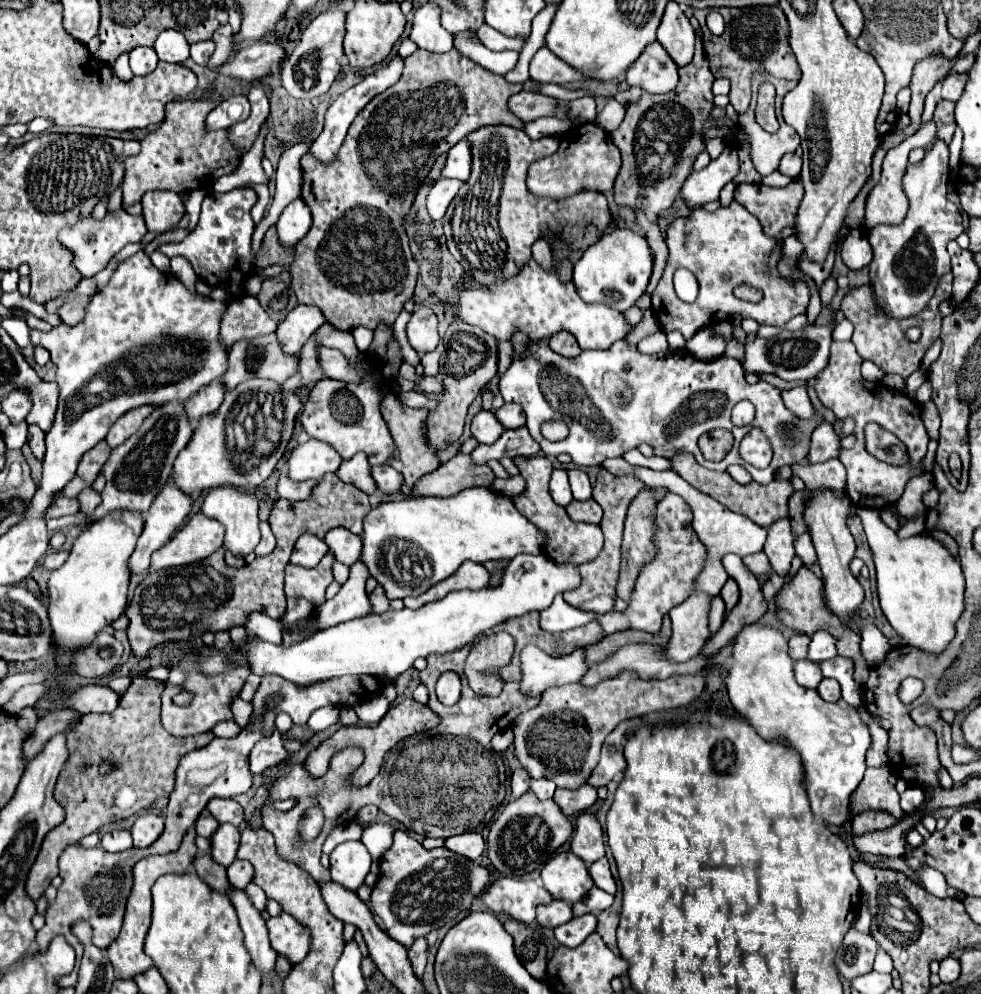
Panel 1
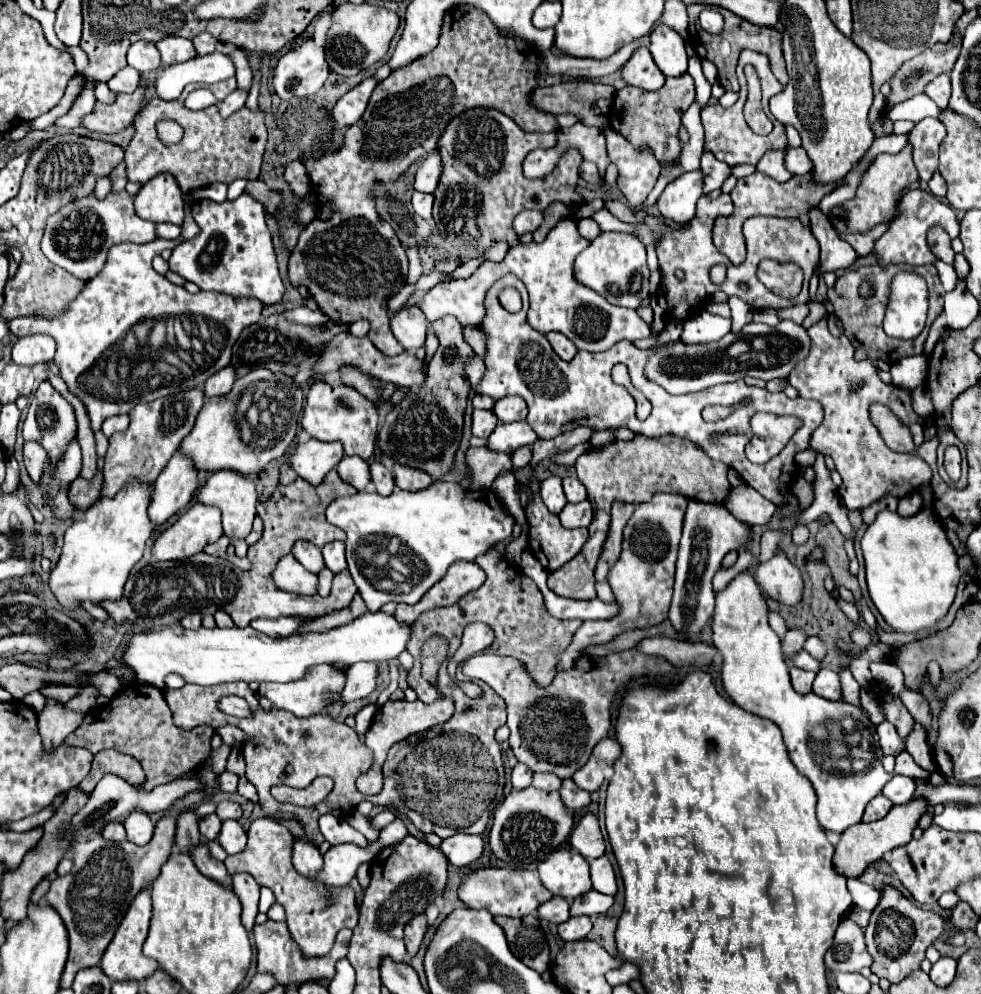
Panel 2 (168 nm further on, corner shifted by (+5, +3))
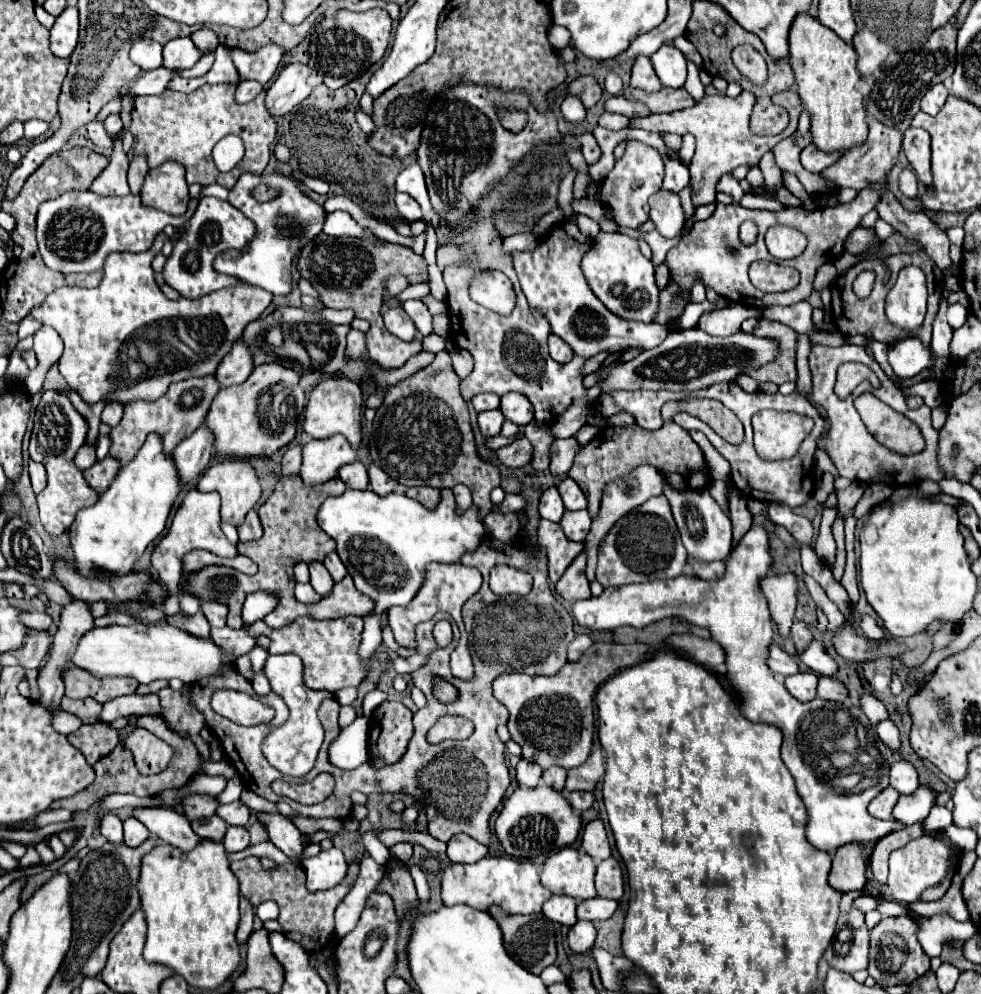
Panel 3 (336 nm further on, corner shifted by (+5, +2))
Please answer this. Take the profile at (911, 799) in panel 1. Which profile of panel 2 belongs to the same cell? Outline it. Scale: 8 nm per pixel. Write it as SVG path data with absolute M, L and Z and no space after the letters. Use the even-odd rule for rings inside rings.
M894 775L882 789L882 795L888 797L894 805L900 805L900 803L908 803L914 795L914 781L910 777L904 777L904 775Z

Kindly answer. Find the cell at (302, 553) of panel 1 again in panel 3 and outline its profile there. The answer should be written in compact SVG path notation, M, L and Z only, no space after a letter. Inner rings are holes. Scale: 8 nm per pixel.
M310 562L310 584L316 590L316 594L320 594L322 598L326 598L332 592L334 580L330 578L322 562Z

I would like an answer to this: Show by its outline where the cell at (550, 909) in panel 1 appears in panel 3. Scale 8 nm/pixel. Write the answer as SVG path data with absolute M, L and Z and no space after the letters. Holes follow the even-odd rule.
M552 896L550 900L544 902L542 912L552 922L558 922L558 924L564 924L564 926L574 926L578 922L576 900L570 898L570 896Z

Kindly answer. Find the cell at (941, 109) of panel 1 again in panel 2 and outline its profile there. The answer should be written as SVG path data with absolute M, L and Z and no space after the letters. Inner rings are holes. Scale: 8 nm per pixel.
M926 117L914 125L908 141L914 147L914 165L920 173L920 181L928 183L938 165L938 149L946 137L944 123L934 117Z

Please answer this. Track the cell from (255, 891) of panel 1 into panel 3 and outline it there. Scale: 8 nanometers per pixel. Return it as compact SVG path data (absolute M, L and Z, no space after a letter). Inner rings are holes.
M262 902L258 908L256 908L256 914L262 922L266 920L276 920L278 918L278 906L276 902Z

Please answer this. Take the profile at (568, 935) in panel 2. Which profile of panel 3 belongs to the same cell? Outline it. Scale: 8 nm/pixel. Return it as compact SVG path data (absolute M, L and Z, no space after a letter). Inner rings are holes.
M576 922L568 934L568 944L570 944L570 950L574 954L584 954L592 948L596 940L596 928L592 926L592 922Z

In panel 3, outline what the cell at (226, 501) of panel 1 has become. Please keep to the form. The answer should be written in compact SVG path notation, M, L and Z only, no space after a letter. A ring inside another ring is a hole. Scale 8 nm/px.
M226 458L222 462L212 464L198 480L198 490L200 492L218 492L222 498L220 516L224 522L234 524L234 526L240 526L244 522L246 512L256 506L256 502L260 500L260 492L262 492L254 466L244 458Z

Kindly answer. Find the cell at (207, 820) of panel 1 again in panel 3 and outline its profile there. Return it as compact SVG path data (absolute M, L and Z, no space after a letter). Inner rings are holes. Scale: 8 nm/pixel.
M214 814L212 818L192 820L190 824L192 824L192 830L194 830L196 834L200 834L200 838L212 838L212 840L216 840L216 842L220 842L220 840L224 838L226 828L228 828L228 824L226 824L218 814Z

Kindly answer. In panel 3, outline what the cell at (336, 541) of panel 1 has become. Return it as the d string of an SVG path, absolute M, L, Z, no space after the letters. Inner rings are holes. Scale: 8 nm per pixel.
M330 552L330 554L324 558L322 564L326 566L326 570L330 572L330 576L332 576L334 582L340 582L340 580L346 576L346 568L344 568L344 564L342 564L342 560L338 558L336 552Z

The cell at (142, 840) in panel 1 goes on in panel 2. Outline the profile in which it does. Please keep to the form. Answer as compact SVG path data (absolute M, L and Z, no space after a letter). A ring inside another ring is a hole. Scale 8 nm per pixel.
M132 811L126 821L124 821L126 833L128 833L128 841L136 843L136 845L144 845L152 839L154 835L154 823L148 817L148 813L142 811Z

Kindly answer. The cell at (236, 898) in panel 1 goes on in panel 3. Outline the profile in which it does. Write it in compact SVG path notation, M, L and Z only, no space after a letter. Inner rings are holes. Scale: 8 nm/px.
M136 808L132 816L140 820L160 840L184 852L192 850L200 842L200 836L194 834L188 818L172 808Z

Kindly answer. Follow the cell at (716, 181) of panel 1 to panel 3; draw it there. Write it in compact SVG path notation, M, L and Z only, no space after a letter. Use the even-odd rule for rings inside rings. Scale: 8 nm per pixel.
M660 190L650 196L650 220L654 222L656 230L664 238L674 238L682 232L684 226L684 212L680 206L680 198L674 192Z

